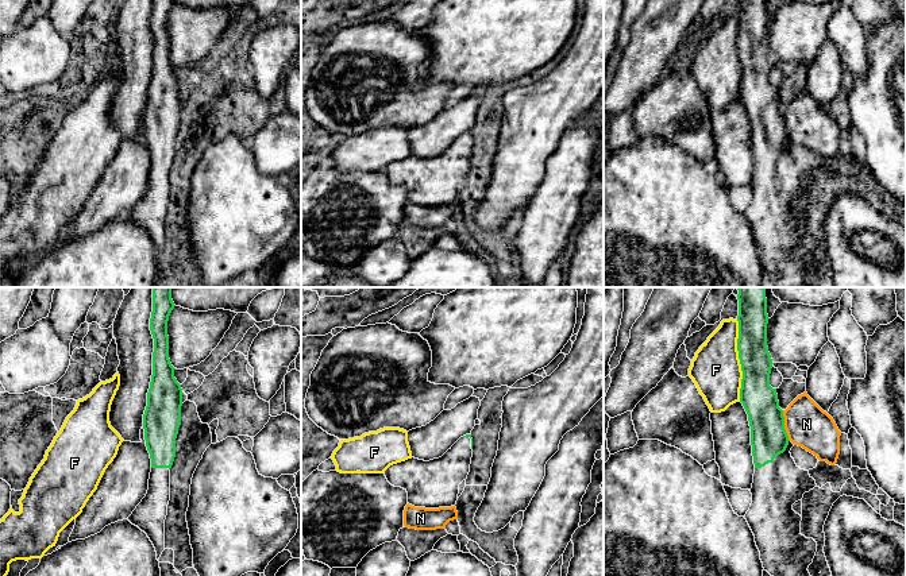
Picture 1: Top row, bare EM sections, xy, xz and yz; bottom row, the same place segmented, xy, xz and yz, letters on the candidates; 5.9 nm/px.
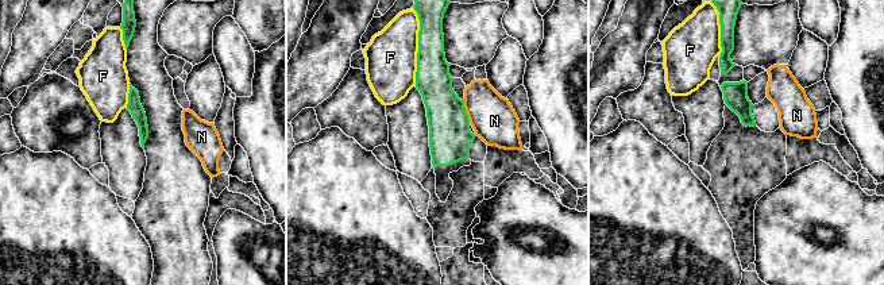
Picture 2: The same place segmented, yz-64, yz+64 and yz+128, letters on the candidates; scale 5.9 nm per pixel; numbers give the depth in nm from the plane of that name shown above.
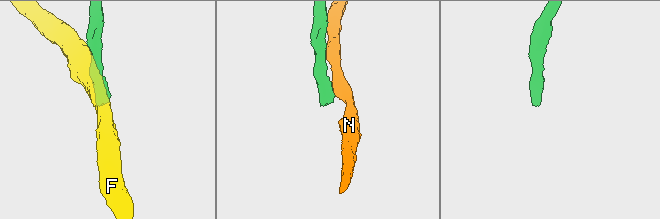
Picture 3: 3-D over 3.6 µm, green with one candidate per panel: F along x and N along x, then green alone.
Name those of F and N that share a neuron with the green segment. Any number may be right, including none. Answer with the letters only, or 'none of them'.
none of them

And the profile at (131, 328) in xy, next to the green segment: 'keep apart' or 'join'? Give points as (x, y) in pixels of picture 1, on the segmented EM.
join

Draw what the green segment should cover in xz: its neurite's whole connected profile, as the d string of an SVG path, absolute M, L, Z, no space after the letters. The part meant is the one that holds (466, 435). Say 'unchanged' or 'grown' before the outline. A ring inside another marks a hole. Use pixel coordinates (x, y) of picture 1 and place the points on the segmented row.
grown; M471 434L460 437L442 457L429 461L408 459L383 473L394 487L408 492L415 507L439 509L456 505L459 484L467 479L473 457Z

